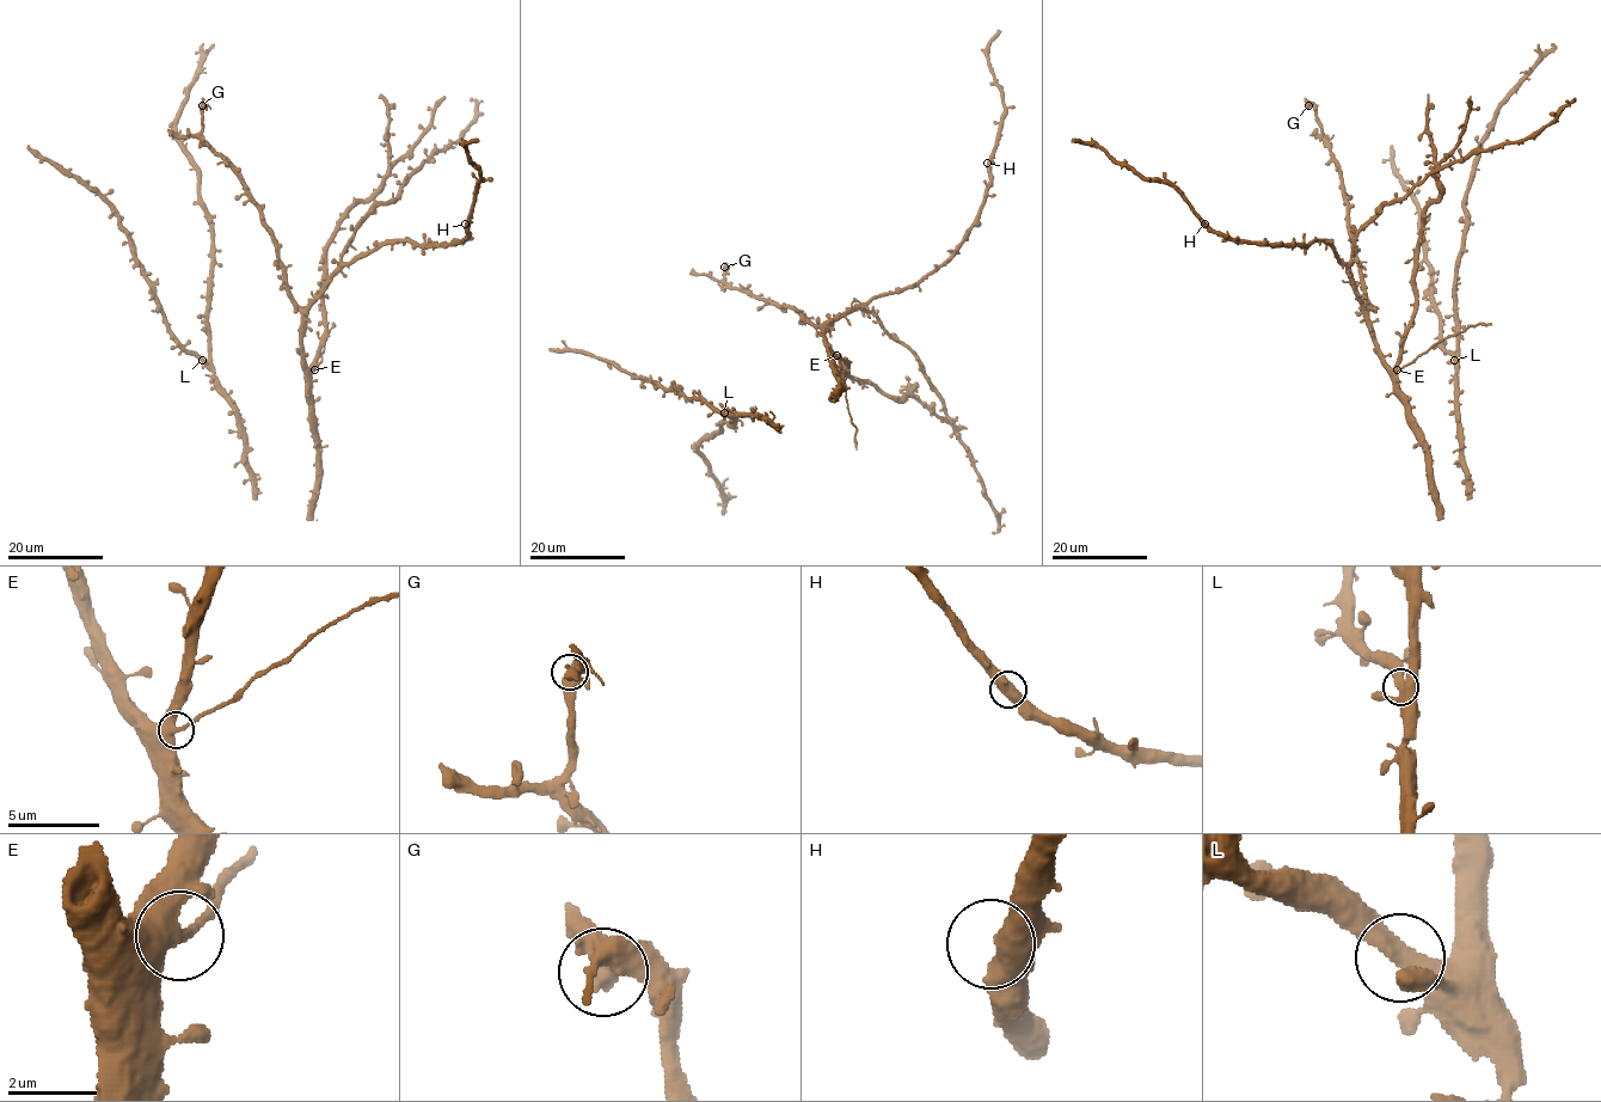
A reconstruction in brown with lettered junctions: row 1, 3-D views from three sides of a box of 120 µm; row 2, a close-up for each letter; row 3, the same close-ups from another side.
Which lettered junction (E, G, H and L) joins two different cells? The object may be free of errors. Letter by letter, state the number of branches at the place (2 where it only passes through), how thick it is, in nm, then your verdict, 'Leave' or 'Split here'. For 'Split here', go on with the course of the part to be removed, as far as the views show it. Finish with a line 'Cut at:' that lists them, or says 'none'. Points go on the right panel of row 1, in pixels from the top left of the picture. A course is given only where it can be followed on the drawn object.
E: Branches: 2. Thickness 460 nm. Split here. Course of the part to remove: (1397, 369), (1471, 325), (1491, 324)
G: Branches: 2. Thickness 400 nm. Leave
H: Branches: 2. Thickness 480 nm. Leave
L: Branches: 2. Thickness 420 nm. Leave
Cut at: E

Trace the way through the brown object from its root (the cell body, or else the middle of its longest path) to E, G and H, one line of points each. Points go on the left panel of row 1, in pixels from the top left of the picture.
E: (317, 454), (312, 395), (314, 369)
G: (317, 454), (302, 308), (289, 289), (280, 246), (262, 207), (244, 179), (202, 138), (202, 105)
H: (317, 454), (312, 372), (302, 343), (313, 299), (345, 265), (382, 245), (458, 244), (467, 234), (465, 224)

